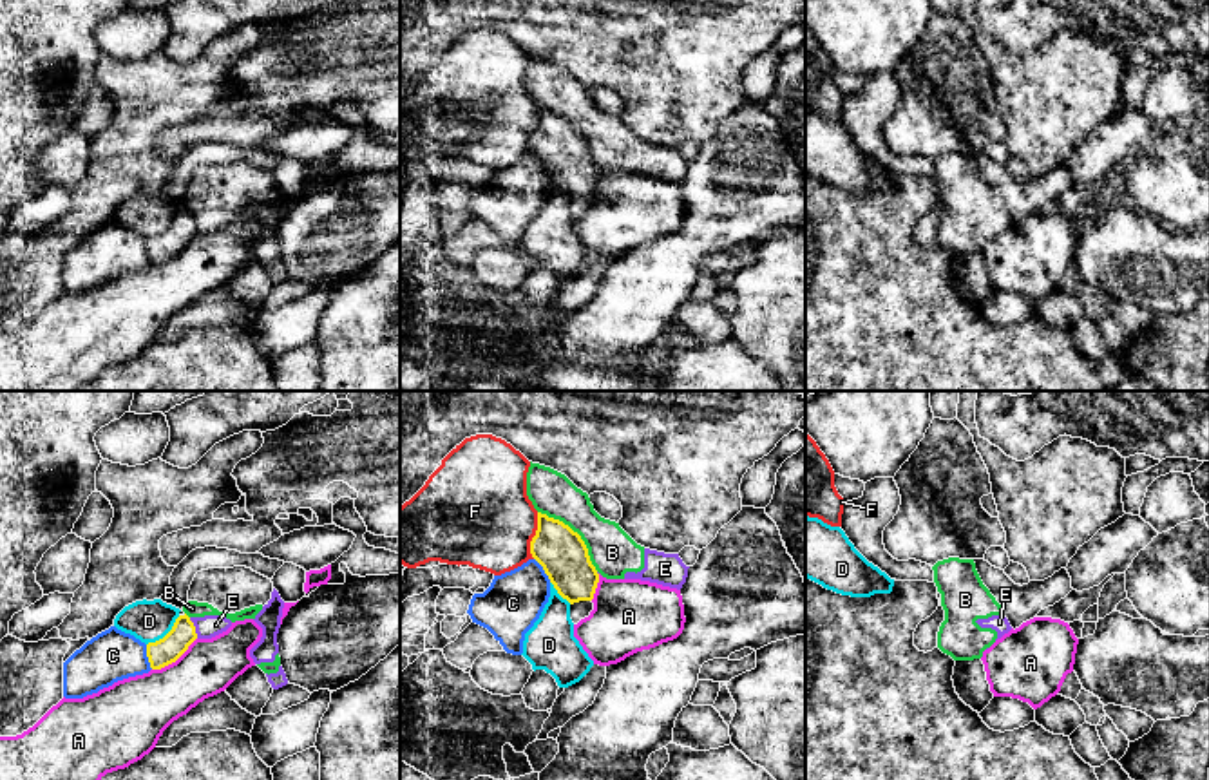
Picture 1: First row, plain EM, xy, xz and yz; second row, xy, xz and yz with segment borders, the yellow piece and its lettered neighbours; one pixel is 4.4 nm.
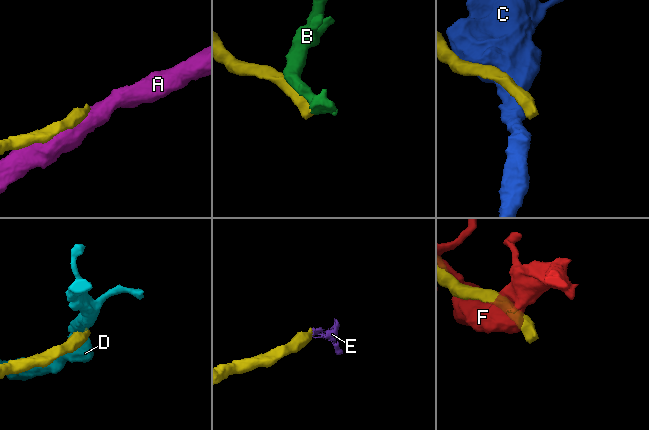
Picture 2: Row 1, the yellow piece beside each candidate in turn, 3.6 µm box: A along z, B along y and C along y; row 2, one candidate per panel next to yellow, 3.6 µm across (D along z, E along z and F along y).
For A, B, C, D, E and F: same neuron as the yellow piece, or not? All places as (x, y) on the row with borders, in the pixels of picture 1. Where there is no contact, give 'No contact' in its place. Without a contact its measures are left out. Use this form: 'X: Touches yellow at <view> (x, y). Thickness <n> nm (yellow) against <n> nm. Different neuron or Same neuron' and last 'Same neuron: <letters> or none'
A: Touches yellow at xy (174, 661). Thickness 120 nm (yellow) against 280 nm. Different neuron
B: Touches yellow at xz (576, 532). Thickness 220 nm (yellow) against 200 nm. Different neuron
C: Touches yellow at xy (147, 656). Thickness 120 nm (yellow) against 220 nm. Different neuron
D: Touches yellow at xy (167, 634). Thickness 120 nm (yellow) against 190 nm. Different neuron
E: Touches yellow at xy (194, 628). Thickness 120 nm (yellow) against 100 nm. Different neuron
F: Touches yellow at xz (534, 536). Thickness 220 nm (yellow) against 440 nm. Different neuron
Same neuron: none

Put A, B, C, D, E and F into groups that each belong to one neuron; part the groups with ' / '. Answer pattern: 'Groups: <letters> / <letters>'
Groups: A / B E / C / D / F

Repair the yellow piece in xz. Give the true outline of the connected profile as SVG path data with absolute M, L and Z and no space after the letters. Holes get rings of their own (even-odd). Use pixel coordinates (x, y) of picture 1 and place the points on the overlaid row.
M538 512L538 530L530 541L532 557L543 566L557 594L570 603L577 624L594 610L599 574L581 536L559 519Z

